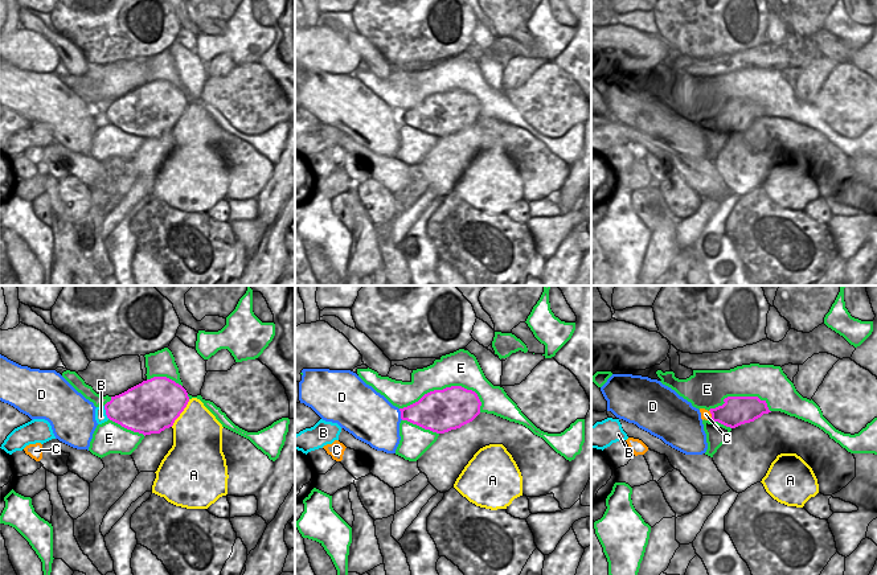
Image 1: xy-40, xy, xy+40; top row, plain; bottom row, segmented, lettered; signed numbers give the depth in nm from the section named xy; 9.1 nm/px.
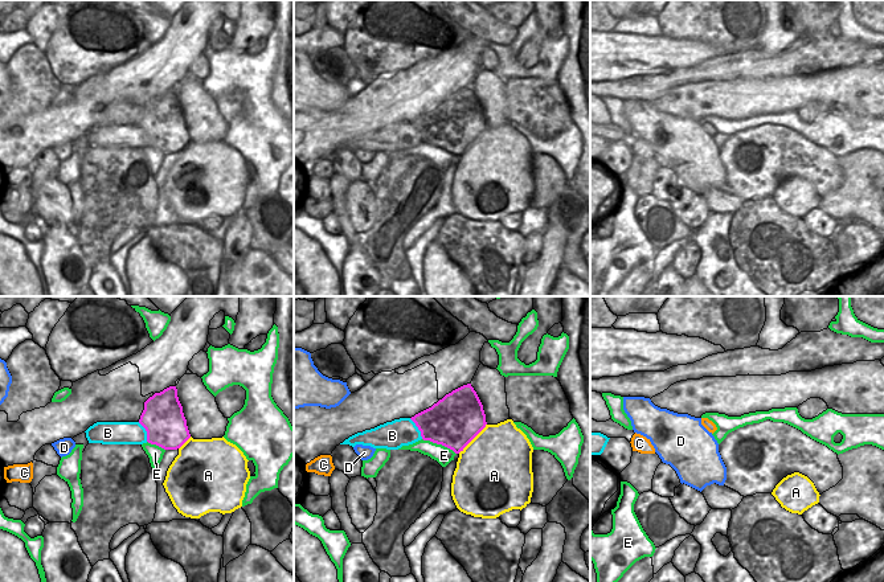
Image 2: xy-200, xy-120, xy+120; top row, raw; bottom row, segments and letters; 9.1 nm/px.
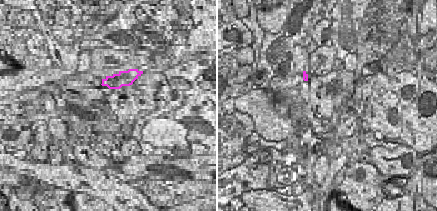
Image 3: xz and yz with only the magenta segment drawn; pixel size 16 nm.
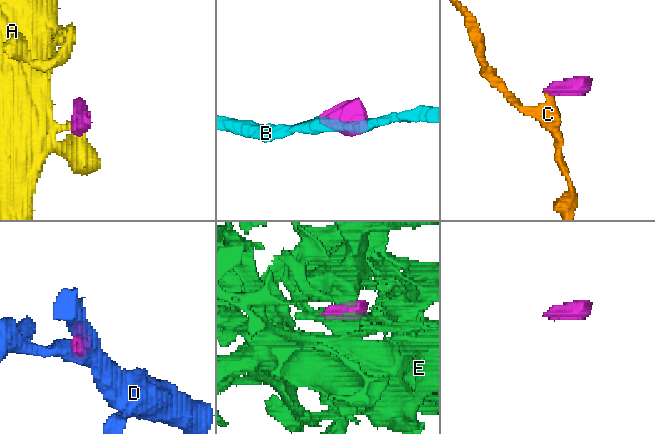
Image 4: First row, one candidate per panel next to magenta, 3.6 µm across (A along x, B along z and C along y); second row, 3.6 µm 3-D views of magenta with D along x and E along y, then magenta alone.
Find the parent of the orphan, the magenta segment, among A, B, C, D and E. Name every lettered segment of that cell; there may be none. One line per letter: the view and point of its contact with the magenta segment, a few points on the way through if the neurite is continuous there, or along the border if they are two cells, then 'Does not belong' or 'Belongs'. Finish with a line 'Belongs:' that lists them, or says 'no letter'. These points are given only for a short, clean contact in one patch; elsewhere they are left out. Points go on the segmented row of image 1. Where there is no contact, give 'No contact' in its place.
A: Touches magenta at xy-40 (181, 411). Boundary: xy-40 (189, 399), (171, 426). Does not belong
B: Touches magenta at xy-40 (106, 413). Does not belong
C: Touches magenta at xy+40 (712, 415). Path across: xy+40 (737, 410), (732, 414), (712, 415), (705, 414). Belongs
D: Touches magenta at xy (401, 414). Boundary: xy (398, 409), (402, 419). Does not belong
E: Touches magenta at xy (443, 389). Does not belong
Belongs: C

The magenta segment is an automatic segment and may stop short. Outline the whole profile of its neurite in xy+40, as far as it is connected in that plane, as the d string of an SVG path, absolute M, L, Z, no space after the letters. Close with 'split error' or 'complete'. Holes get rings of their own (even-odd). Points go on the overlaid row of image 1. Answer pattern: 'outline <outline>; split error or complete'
outline M728 397L724 404L709 411L700 408L701 419L718 422L726 427L735 428L741 424L754 422L763 414L771 412L766 401L758 397Z; split error

